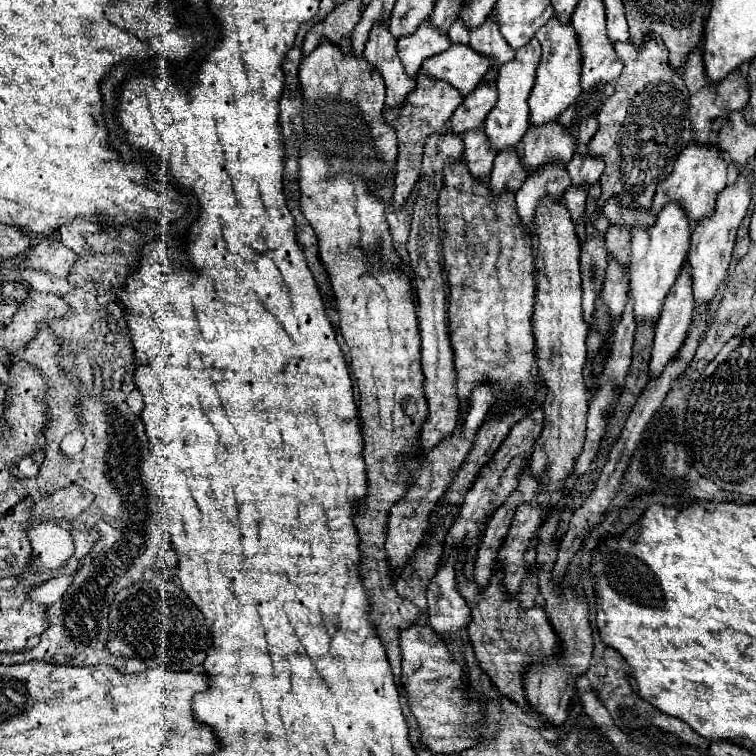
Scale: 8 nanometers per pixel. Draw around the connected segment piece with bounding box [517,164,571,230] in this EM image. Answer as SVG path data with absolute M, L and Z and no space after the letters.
M547 164L547 168L541 168L535 172L535 176L527 176L521 188L517 190L517 212L521 216L521 222L531 230L531 224L535 222L535 210L539 206L539 200L543 196L551 196L555 200L563 198L563 192L571 184L567 176L565 164Z

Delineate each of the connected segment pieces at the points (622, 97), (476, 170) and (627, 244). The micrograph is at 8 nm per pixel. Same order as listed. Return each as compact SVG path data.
M647 36L641 46L615 44L615 50L625 66L617 78L615 94L599 112L599 130L589 142L589 154L603 156L605 162L597 206L603 208L611 196L617 196L621 206L651 208L657 184L671 174L677 154L693 140L689 90L681 72L673 72L669 66L669 52L657 36Z
M479 128L479 132L467 132L463 140L465 140L463 160L467 160L469 170L473 172L473 176L487 180L497 152L491 148L491 144L487 144L487 136L483 136L483 128Z
M609 226L605 232L607 240L607 252L611 258L615 258L621 264L629 264L631 258L631 232L627 228L615 228Z

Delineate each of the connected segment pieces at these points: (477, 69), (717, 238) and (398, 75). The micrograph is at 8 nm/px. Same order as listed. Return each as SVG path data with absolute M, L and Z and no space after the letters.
M451 44L449 50L427 58L419 72L437 80L445 80L463 96L467 96L483 80L489 68L491 60L487 60L487 56L471 52L471 46Z
M739 174L733 186L727 186L727 188L723 188L723 192L719 192L713 216L699 220L697 226L693 228L691 248L689 248L689 264L693 268L695 308L699 308L701 304L711 304L717 290L719 290L719 284L725 280L727 268L731 262L731 252L733 252L737 228L747 214L749 202L751 202L751 184L743 174Z
M385 22L373 24L363 56L367 56L367 60L371 60L371 64L383 74L387 86L385 106L393 108L395 104L401 104L405 96L415 88L415 78L407 76L407 72L403 70L397 54L397 40L395 36L391 36Z

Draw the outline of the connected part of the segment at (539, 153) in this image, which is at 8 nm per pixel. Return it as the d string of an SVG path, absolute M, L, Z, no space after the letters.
M559 120L555 124L543 124L543 128L531 128L517 144L517 154L529 166L529 172L537 170L545 162L569 162L575 152L575 138L563 128Z

